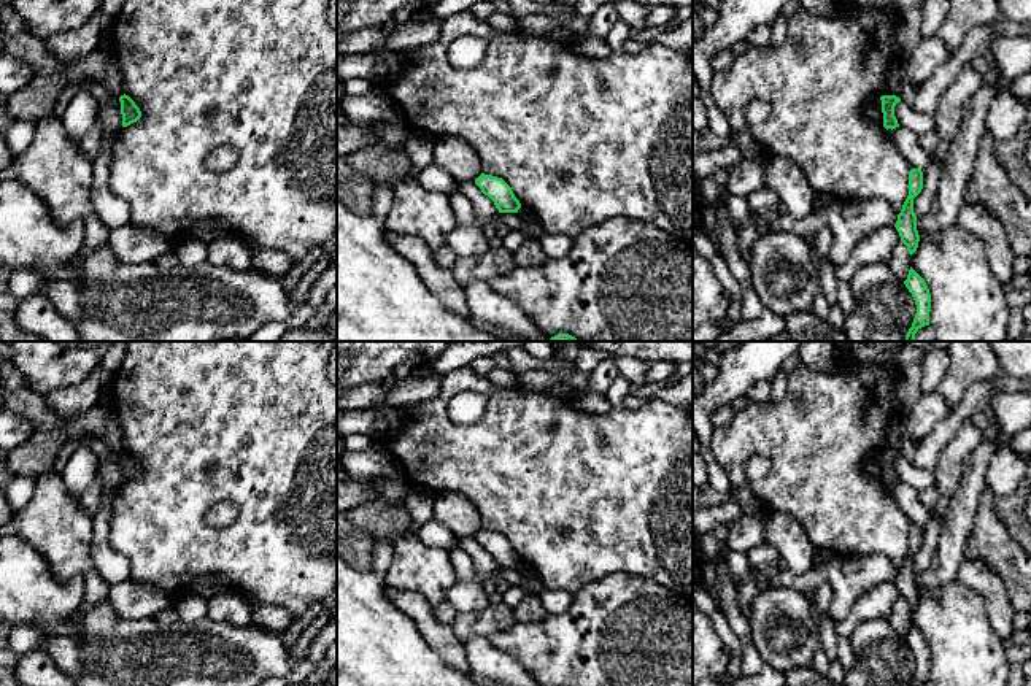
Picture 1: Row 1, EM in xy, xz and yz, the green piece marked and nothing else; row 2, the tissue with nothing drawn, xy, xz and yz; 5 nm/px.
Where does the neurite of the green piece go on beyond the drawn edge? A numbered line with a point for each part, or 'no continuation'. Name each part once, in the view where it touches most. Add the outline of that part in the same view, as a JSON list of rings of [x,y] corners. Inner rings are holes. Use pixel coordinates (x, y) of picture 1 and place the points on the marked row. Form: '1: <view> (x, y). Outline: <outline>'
no continuation

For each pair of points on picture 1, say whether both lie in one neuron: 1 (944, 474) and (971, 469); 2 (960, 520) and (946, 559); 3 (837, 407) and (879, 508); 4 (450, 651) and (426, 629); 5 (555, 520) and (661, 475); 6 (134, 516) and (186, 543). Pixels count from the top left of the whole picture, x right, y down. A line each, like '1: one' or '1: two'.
1: two
2: one
3: one
4: one
5: one
6: one

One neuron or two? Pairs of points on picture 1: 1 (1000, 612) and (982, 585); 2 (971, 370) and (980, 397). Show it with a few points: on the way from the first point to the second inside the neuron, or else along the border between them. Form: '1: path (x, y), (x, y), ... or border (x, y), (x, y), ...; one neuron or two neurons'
1: path (996, 605), (995, 597), (988, 591); one neuron
2: border (993, 380), (977, 380), (952, 410); two neurons

